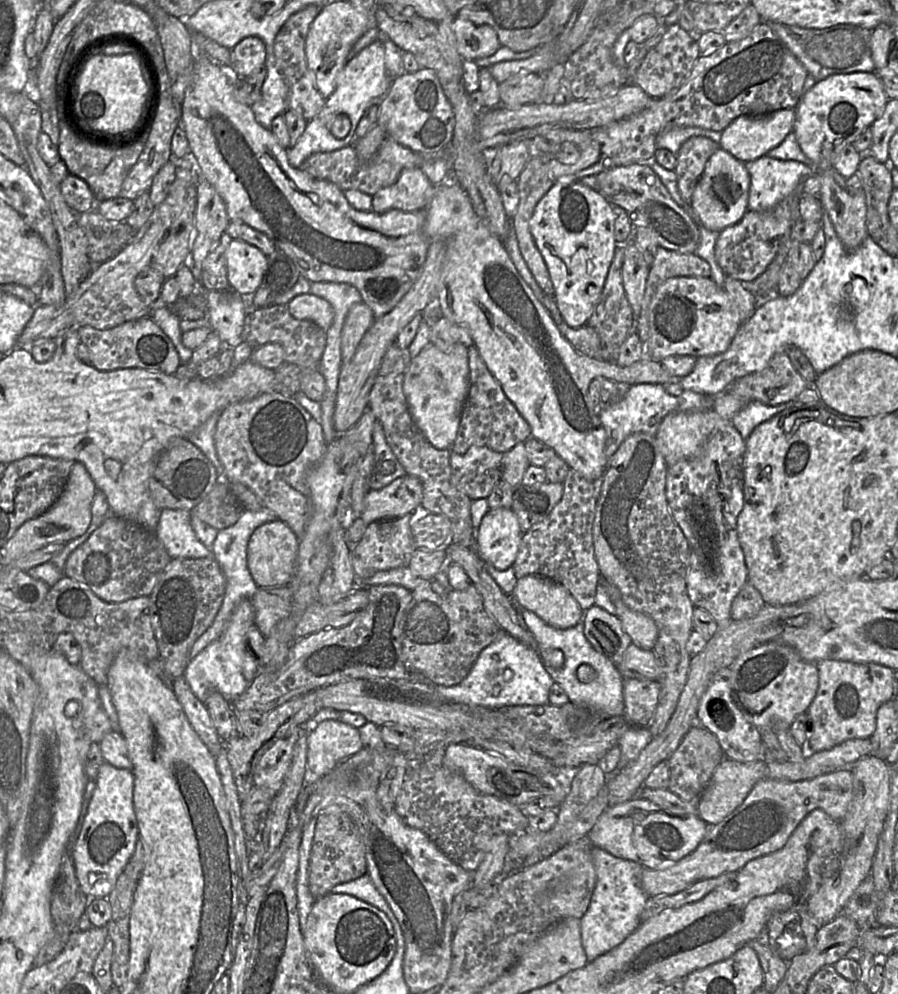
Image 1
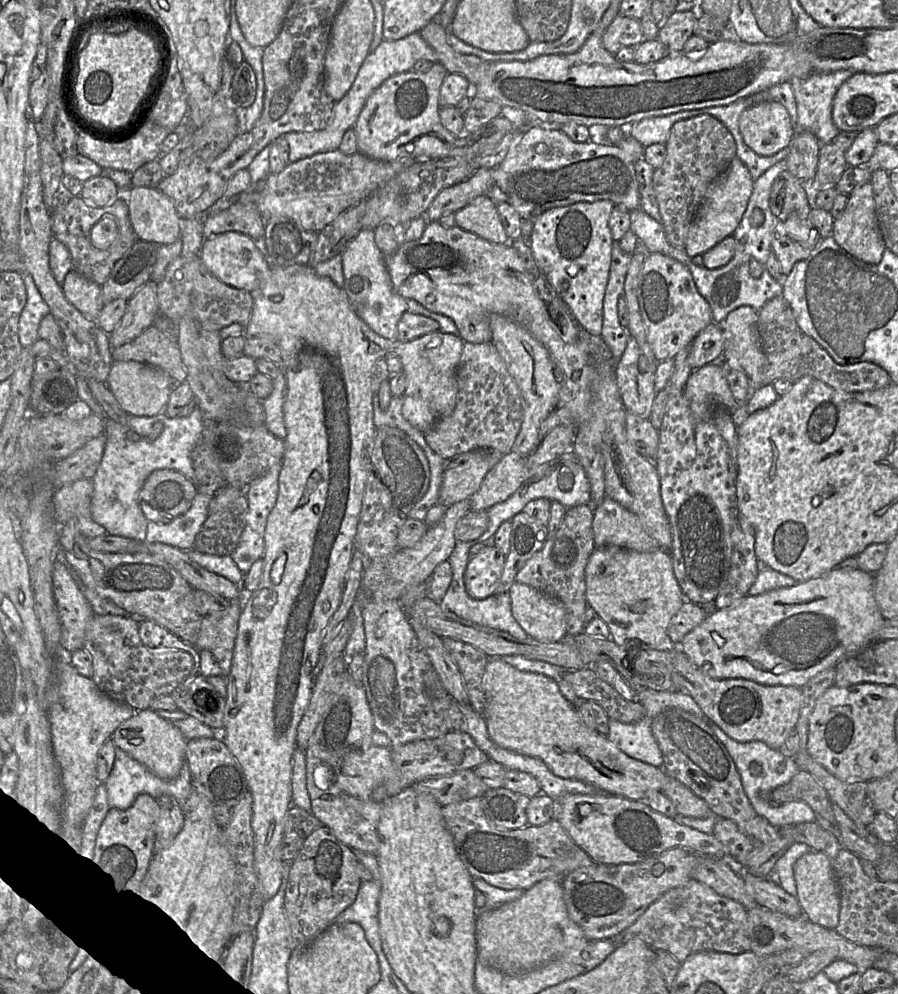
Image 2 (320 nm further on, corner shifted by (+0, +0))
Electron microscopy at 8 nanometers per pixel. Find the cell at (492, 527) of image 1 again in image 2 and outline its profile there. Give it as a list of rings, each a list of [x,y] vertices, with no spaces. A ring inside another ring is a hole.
[[[494,545],[470,558],[464,574],[465,588],[470,597],[480,600],[496,593],[506,562],[505,557]]]

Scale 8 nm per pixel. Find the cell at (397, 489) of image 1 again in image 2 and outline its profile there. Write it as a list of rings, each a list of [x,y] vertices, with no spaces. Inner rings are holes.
[[[481,449],[445,460],[438,504],[448,507],[470,499],[502,456],[495,450]]]

